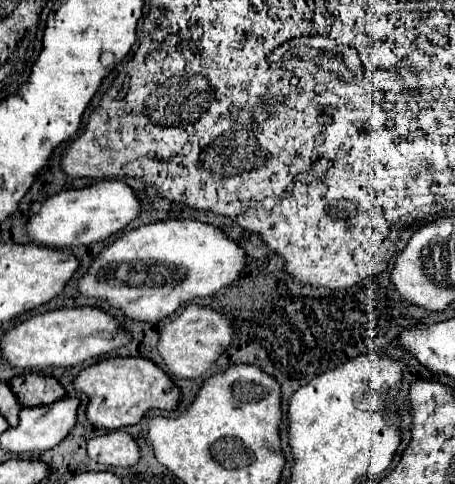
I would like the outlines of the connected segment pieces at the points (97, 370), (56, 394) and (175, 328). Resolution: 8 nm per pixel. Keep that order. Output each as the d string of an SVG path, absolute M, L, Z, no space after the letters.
M103 358L93 366L81 370L73 380L73 388L89 398L87 420L95 428L105 430L117 430L121 426L137 424L149 408L173 410L179 400L179 388L163 370L159 370L151 360L145 358Z
M41 374L15 376L9 382L9 386L23 408L35 408L35 406L51 404L51 402L65 396L65 390L59 386L59 382L55 378L41 376Z
M189 304L173 322L161 328L157 352L165 360L165 366L173 376L197 378L219 358L219 354L229 346L231 338L233 338L233 328L227 316L211 308L199 308L195 304Z

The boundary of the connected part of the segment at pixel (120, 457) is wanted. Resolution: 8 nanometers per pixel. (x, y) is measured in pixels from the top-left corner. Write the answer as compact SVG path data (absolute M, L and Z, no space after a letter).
M121 430L91 438L87 442L87 454L91 460L105 466L133 466L139 460L135 440Z

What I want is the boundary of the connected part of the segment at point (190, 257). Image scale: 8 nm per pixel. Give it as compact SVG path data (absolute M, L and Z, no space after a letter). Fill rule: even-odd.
M163 220L121 234L103 248L77 280L77 292L103 300L125 318L157 322L197 296L209 296L231 284L243 270L243 250L211 224Z

